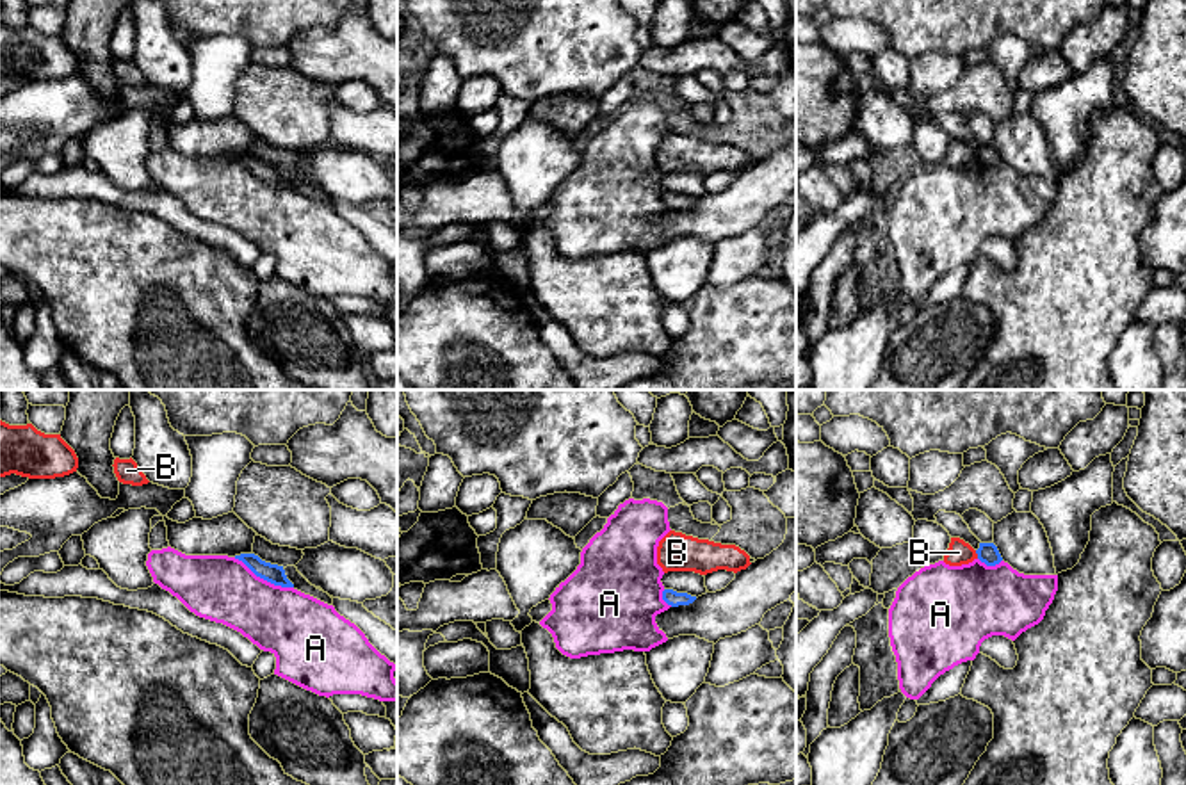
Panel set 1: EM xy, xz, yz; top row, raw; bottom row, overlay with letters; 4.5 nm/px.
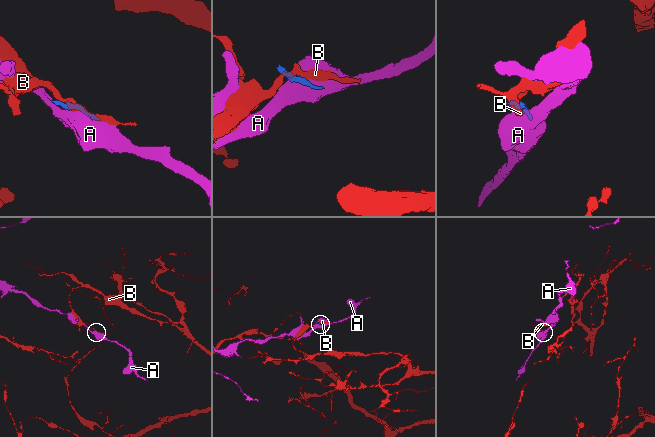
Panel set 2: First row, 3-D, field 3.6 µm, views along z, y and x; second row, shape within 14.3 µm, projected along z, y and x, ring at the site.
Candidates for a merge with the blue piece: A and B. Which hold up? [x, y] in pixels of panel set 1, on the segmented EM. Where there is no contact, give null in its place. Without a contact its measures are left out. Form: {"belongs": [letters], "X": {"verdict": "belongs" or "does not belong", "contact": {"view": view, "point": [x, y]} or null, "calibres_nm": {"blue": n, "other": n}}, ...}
{"belongs": [], "A": {"verdict": "does not belong", "contact": {"view": "xy", "point": [264, 579]}, "calibres_nm": {"blue": 90, "other": 300}}, "B": {"verdict": "does not belong", "contact": {"view": "yz", "point": [976, 552]}, "calibres_nm": {"blue": 90, "other": 110}}}

